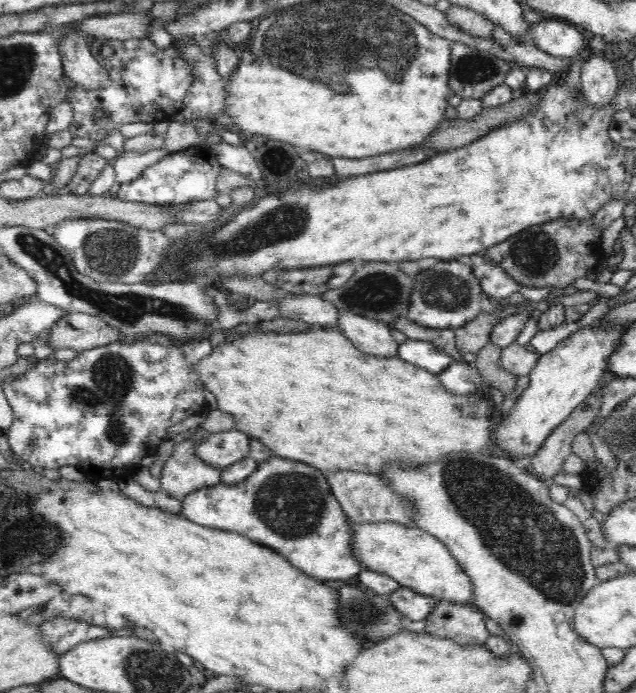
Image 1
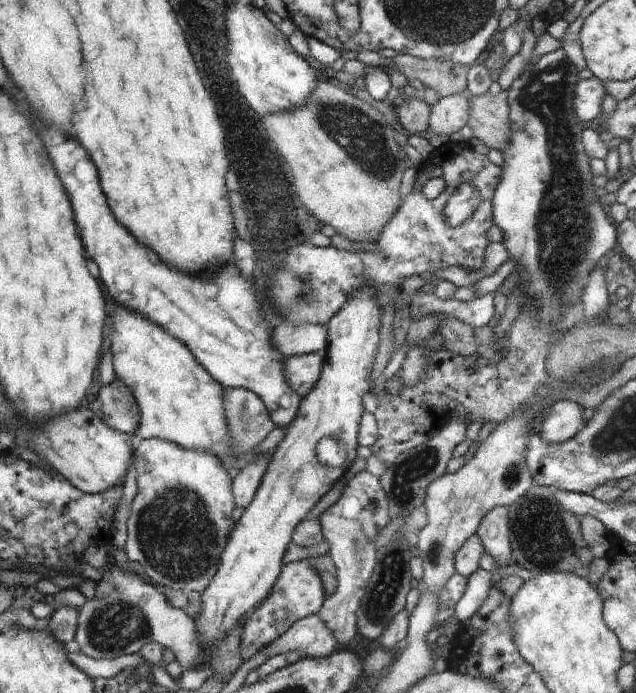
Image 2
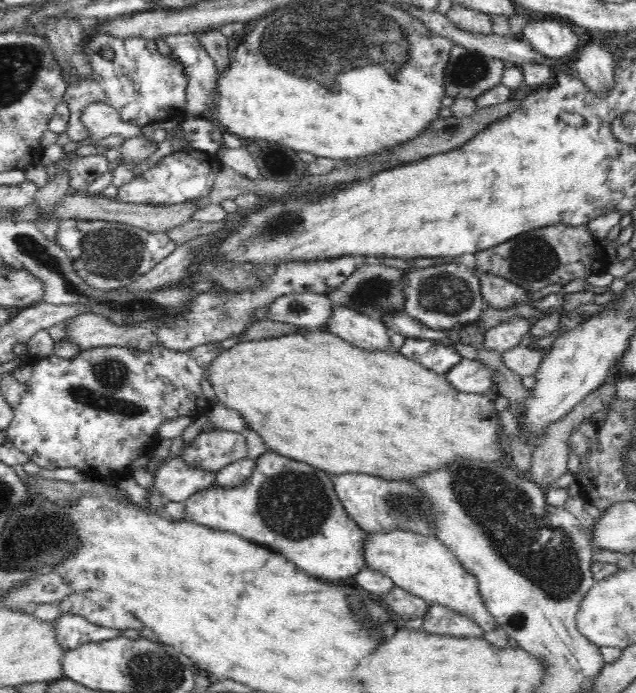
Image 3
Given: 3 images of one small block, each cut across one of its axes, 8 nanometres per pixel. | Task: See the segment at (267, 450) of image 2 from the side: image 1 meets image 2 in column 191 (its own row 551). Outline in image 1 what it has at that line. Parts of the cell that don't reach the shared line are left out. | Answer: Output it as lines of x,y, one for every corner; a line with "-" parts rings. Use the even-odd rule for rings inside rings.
398,522
354,524
351,530
351,549
364,569
388,575
402,587
424,596
460,605
476,605
472,583
455,556
429,532

